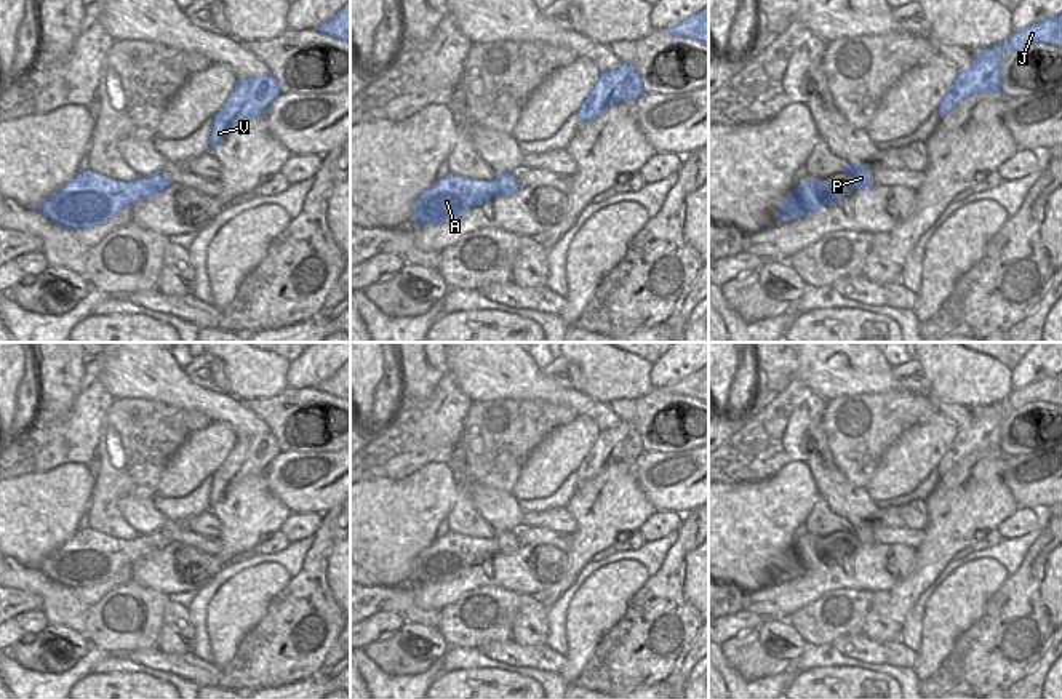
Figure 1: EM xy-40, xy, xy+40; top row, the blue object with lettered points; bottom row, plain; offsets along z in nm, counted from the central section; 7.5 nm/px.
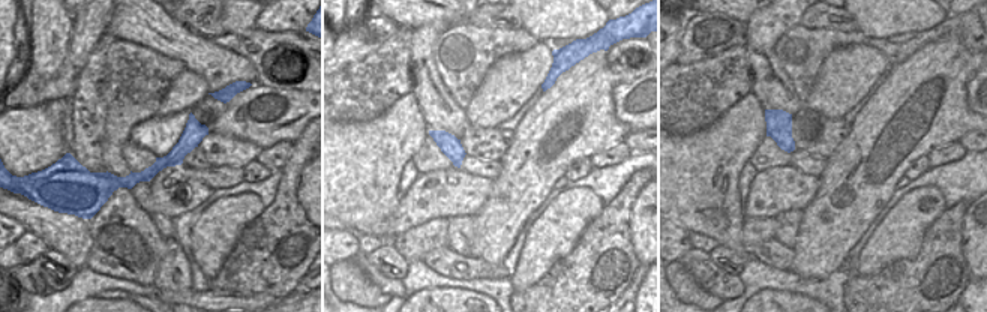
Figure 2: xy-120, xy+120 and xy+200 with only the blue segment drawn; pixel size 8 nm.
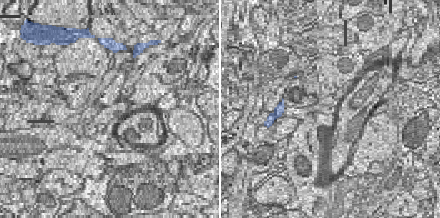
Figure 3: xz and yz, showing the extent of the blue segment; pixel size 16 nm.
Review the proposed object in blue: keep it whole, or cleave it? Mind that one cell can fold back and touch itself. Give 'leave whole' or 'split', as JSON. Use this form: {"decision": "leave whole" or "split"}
{"decision": "split"}

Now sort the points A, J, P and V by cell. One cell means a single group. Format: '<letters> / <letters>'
A J V / P

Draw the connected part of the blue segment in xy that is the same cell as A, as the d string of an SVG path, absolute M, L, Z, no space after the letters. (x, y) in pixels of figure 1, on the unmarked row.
M448 531L419 552L413 563L413 582L448 582L496 555L502 555L496 537L478 539Z

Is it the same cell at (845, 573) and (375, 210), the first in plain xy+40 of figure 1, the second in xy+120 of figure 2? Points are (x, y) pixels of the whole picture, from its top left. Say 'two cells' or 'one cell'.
two cells

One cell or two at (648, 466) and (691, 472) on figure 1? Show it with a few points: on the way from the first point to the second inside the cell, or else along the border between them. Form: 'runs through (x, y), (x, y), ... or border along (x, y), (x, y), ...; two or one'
runs through (659, 472), (680, 472); one

